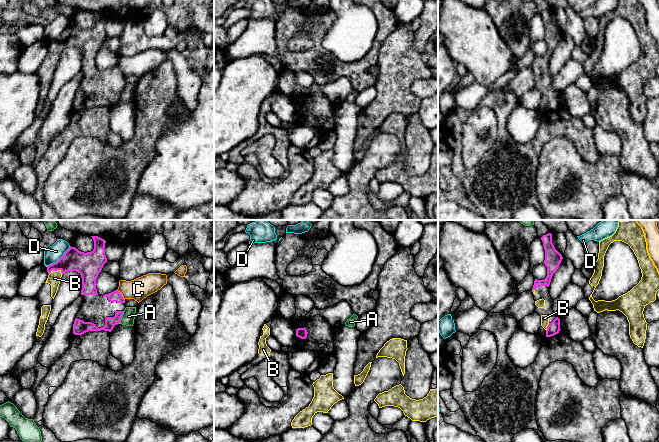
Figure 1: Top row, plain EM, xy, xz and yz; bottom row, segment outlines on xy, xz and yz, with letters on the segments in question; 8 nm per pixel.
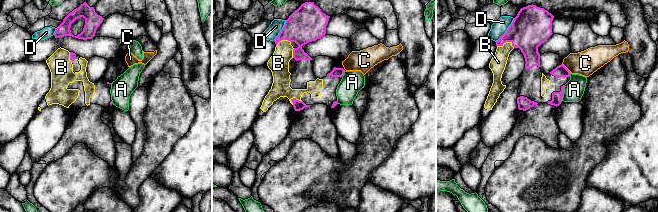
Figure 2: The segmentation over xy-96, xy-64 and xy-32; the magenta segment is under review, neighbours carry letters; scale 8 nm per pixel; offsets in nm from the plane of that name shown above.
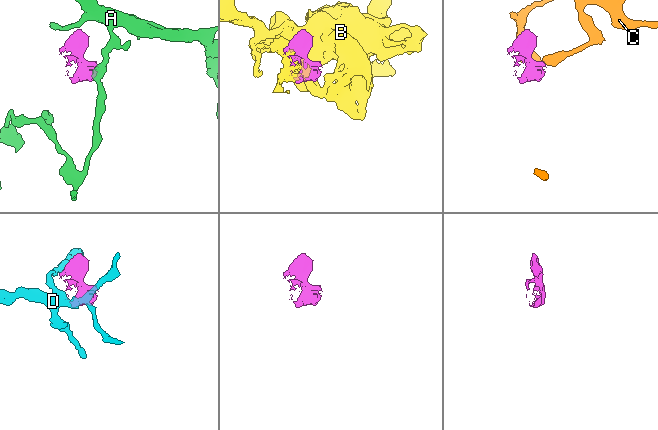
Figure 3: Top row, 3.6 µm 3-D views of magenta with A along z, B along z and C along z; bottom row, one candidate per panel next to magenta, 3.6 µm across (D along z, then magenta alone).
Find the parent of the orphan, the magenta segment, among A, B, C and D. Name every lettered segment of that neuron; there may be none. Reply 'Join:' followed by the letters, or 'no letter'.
Join: B

